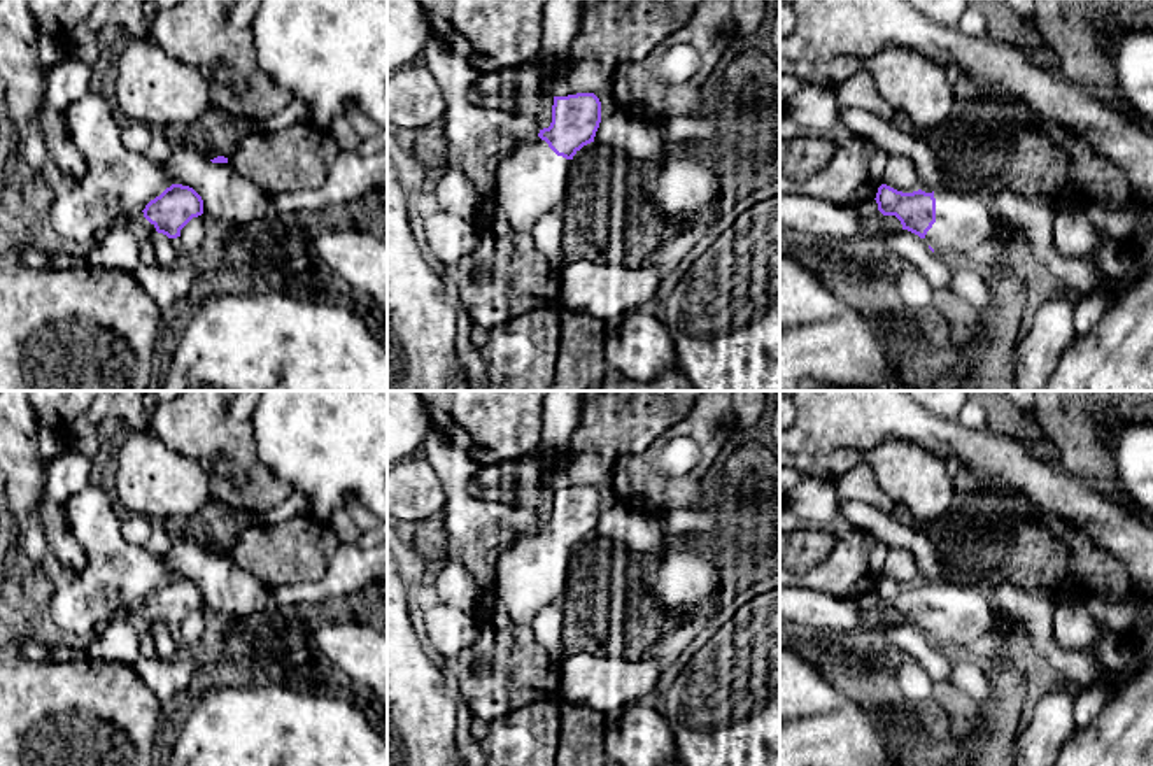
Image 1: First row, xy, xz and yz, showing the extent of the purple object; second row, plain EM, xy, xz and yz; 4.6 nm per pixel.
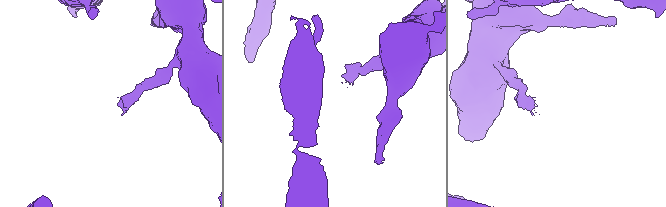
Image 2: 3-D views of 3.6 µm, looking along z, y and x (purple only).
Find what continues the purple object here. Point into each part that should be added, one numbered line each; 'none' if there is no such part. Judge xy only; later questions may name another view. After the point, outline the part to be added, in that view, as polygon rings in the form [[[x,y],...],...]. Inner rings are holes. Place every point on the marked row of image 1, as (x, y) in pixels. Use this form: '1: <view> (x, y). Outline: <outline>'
1: xy (120, 246). Outline: [[[144,212],[124,216],[123,224],[110,226],[98,237],[95,245],[84,254],[86,261],[95,266],[117,268],[140,273],[140,249],[144,238],[154,238],[158,233]]]

